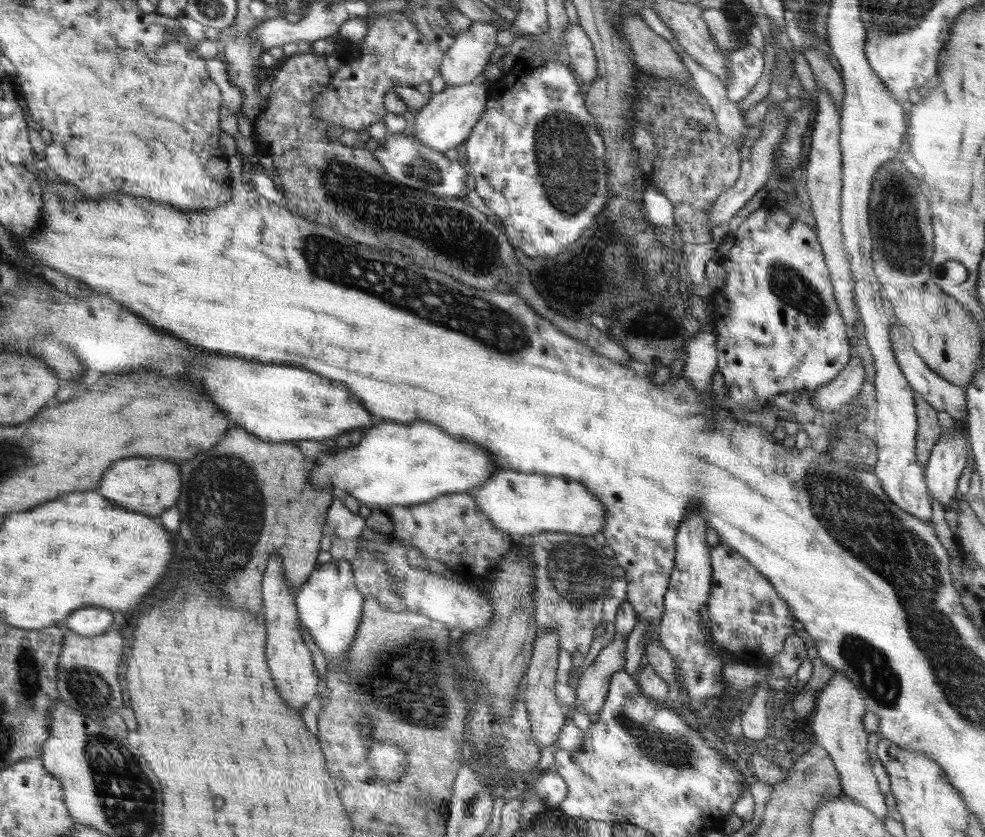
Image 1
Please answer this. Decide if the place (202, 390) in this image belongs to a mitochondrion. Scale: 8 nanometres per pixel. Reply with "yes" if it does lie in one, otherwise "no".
no

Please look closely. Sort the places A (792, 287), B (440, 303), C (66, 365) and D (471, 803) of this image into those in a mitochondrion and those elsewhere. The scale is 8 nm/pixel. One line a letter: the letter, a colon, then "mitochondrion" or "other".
A: mitochondrion
B: mitochondrion
C: mitochondrion
D: mitochondrion

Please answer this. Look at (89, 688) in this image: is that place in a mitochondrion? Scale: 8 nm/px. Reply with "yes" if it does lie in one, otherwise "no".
yes

